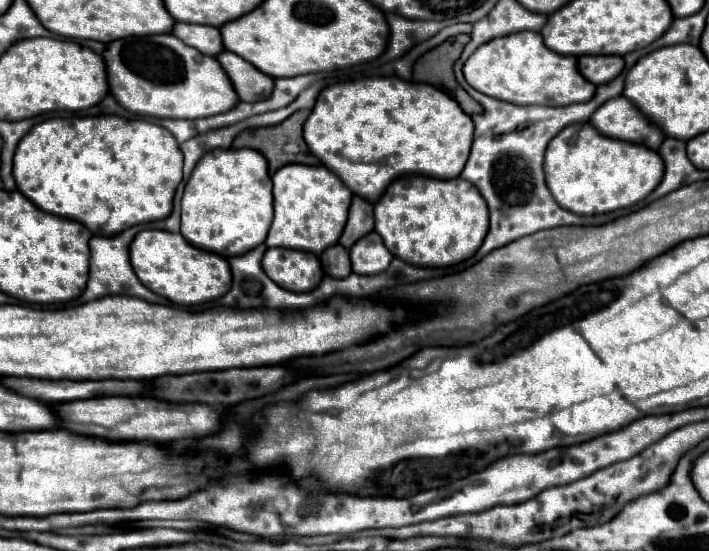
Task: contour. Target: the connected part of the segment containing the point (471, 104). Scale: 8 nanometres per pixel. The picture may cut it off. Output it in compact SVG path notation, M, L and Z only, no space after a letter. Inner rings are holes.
M457 35L447 39L439 47L427 51L423 57L417 59L413 67L413 81L429 83L437 89L443 89L459 103L459 107L467 115L477 115L483 111L483 107L471 99L471 95L457 83L453 75L453 65L461 57L463 47L467 43L469 43L469 35Z

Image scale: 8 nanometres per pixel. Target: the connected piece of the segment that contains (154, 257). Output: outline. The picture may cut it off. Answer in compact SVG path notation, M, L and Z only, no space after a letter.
M155 229L141 231L131 243L131 265L147 289L183 307L215 301L223 297L231 287L231 271L227 259L209 251L199 251L197 247L189 245L181 233Z

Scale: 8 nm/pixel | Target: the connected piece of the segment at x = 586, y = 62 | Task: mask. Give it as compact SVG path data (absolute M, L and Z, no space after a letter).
M581 55L579 71L593 85L613 81L623 71L623 57L619 55Z

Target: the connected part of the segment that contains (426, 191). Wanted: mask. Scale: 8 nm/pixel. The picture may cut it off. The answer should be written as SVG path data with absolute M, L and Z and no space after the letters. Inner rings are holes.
M407 175L405 179L397 179L389 191L375 205L375 231L381 235L385 247L393 257L403 259L415 267L451 267L457 265L477 253L489 229L489 211L481 193L465 179L457 177L449 183L441 183L439 179L425 179L419 175Z

